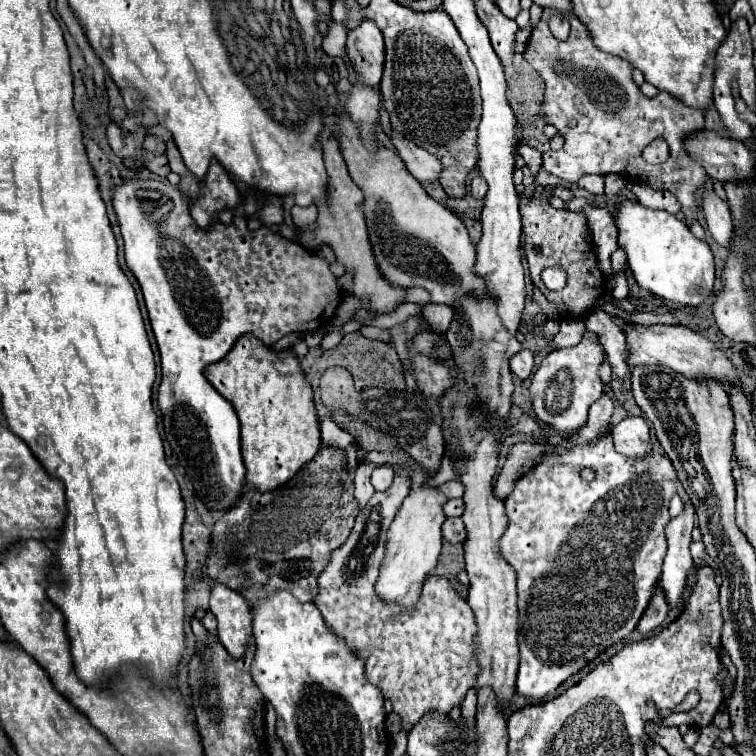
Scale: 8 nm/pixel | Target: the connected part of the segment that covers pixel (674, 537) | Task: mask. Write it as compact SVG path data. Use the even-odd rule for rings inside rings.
M684 506L684 512L670 520L666 526L666 538L668 538L668 552L662 564L660 574L660 588L666 596L668 606L676 606L686 590L686 580L690 570L694 568L692 556L690 556L690 544L692 544L692 528L696 524L694 506Z

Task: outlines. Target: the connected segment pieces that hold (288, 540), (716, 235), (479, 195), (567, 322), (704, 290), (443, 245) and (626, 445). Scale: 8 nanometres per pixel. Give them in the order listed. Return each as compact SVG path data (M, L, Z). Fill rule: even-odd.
M320 448L314 460L284 486L266 494L252 488L244 490L240 502L232 510L226 510L212 530L208 574L214 576L216 582L246 592L248 600L256 600L272 590L288 590L300 602L314 600L318 574L328 564L332 548L346 542L358 514L358 504L354 500L354 472L346 468L346 454L340 448ZM232 530L240 534L238 538L244 552L242 566L230 564L222 552L224 532Z
M712 190L704 194L704 216L706 216L706 222L708 222L708 230L712 234L712 238L730 248L732 244L732 236L734 236L734 222L732 222L732 212L728 208L728 204L718 198Z
M474 176L472 182L470 182L470 192L472 192L472 196L474 196L476 200L484 200L484 196L486 196L486 192L488 192L486 180L484 180L482 176Z
M564 319L560 322L560 331L555 335L551 346L558 349L574 346L580 342L585 331L583 319Z
M624 200L616 212L618 244L626 250L630 270L640 288L672 304L696 308L714 294L714 258L710 246L692 236L688 226L676 216L650 210L638 202Z
M340 94L340 112L340 148L352 180L364 192L364 214L380 272L392 284L428 290L434 304L448 304L454 308L456 296L488 296L486 280L474 272L476 246L462 220L426 194L422 184L408 174L398 154L384 146L380 146L378 154L368 154L360 142L358 128L344 112L344 94Z
M626 418L620 424L610 428L610 436L614 440L614 448L620 454L640 458L652 450L650 444L650 428L644 418Z

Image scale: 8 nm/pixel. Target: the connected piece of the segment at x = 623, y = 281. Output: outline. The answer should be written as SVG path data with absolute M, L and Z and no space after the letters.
M619 272L614 277L614 282L614 287L611 289L612 295L618 300L627 298L629 293L629 287L625 272Z

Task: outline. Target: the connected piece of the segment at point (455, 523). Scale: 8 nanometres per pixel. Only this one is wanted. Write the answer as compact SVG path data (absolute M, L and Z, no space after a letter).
M446 518L442 524L442 536L452 544L464 542L466 540L466 528L464 528L462 518Z

